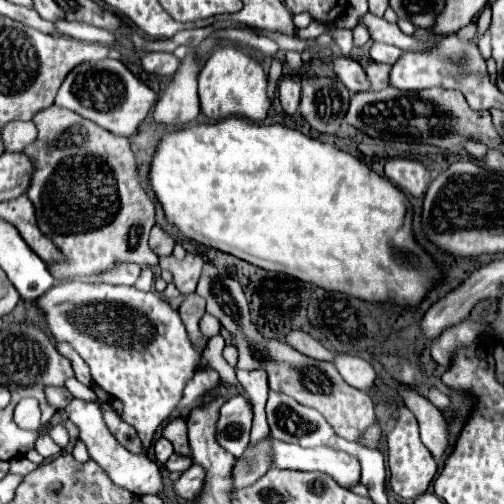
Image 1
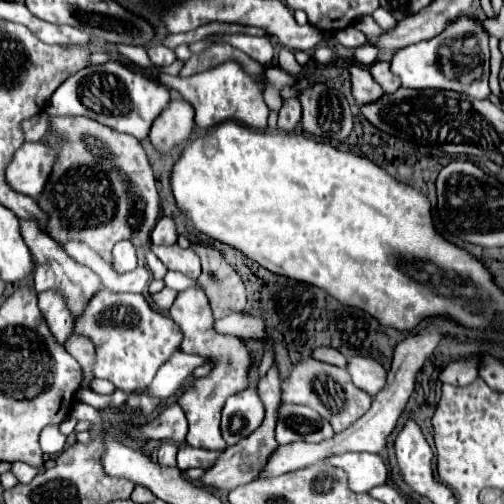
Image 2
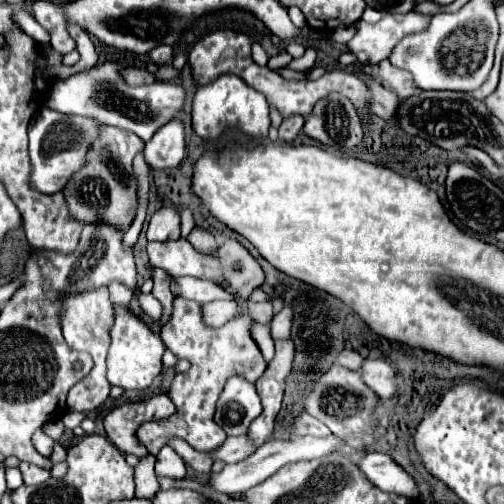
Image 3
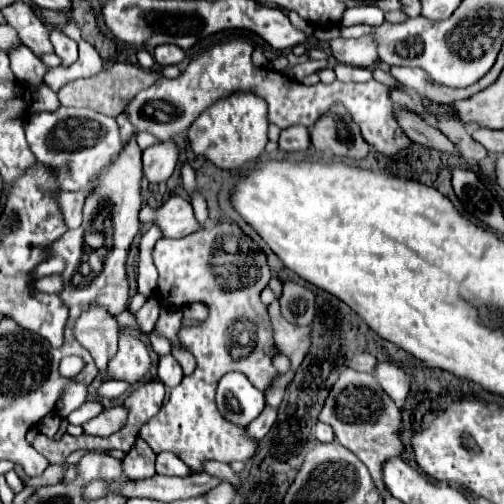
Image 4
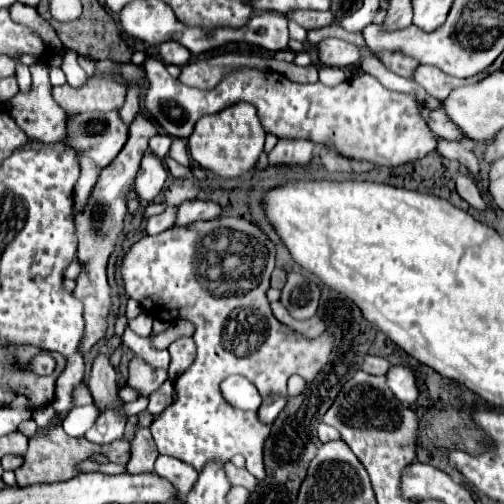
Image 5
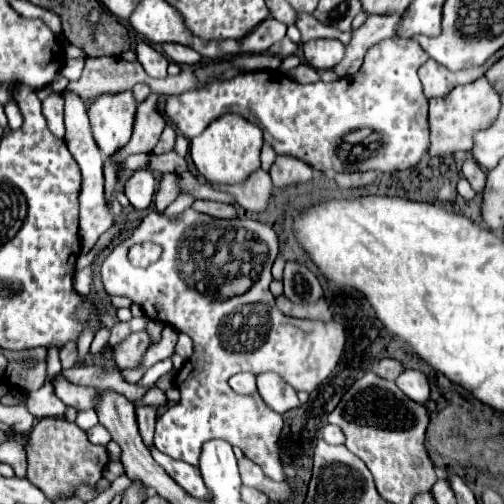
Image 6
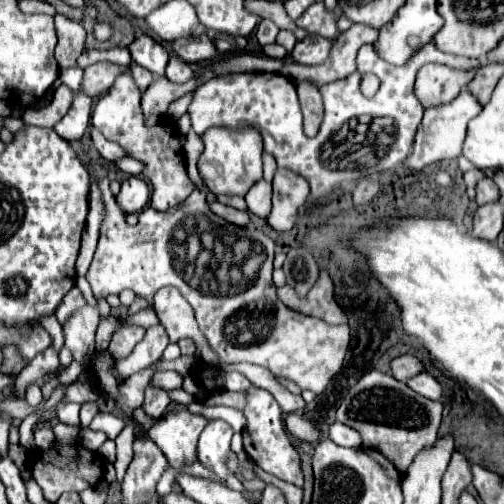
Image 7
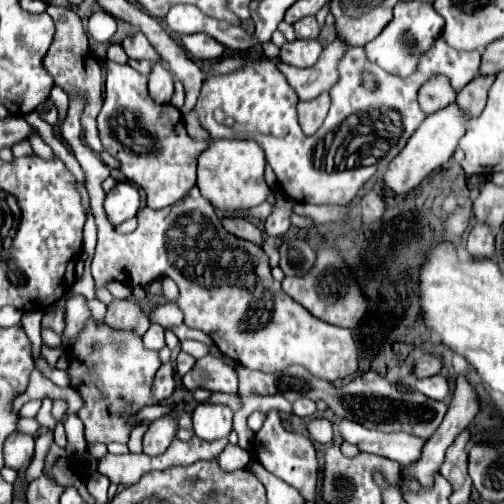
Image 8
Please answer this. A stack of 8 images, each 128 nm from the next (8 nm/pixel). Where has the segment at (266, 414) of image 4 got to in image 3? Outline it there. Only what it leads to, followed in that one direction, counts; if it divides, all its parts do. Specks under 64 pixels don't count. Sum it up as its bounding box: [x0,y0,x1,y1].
[212,434,256,464]

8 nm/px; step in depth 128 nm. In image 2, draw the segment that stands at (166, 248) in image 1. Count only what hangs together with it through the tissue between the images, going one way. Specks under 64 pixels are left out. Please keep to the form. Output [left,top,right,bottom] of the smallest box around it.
[150,216,176,246]

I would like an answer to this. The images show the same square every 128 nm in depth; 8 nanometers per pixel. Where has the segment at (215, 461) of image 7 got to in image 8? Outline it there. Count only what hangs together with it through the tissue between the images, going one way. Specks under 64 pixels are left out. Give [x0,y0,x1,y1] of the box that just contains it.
[192,402,232,440]

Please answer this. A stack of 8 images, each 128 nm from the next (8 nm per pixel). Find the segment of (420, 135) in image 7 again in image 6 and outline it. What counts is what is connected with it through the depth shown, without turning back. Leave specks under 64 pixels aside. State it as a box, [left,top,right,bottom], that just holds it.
[428,76,500,156]

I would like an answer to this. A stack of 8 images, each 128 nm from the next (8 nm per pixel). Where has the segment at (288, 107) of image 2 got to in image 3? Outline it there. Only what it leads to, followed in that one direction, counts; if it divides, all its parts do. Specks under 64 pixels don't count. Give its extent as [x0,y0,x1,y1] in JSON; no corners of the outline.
[280,116,304,142]

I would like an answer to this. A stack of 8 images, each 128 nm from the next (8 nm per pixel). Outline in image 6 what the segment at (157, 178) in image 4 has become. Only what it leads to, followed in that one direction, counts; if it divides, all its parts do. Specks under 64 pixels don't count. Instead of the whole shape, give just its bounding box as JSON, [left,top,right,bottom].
[124,168,156,210]

